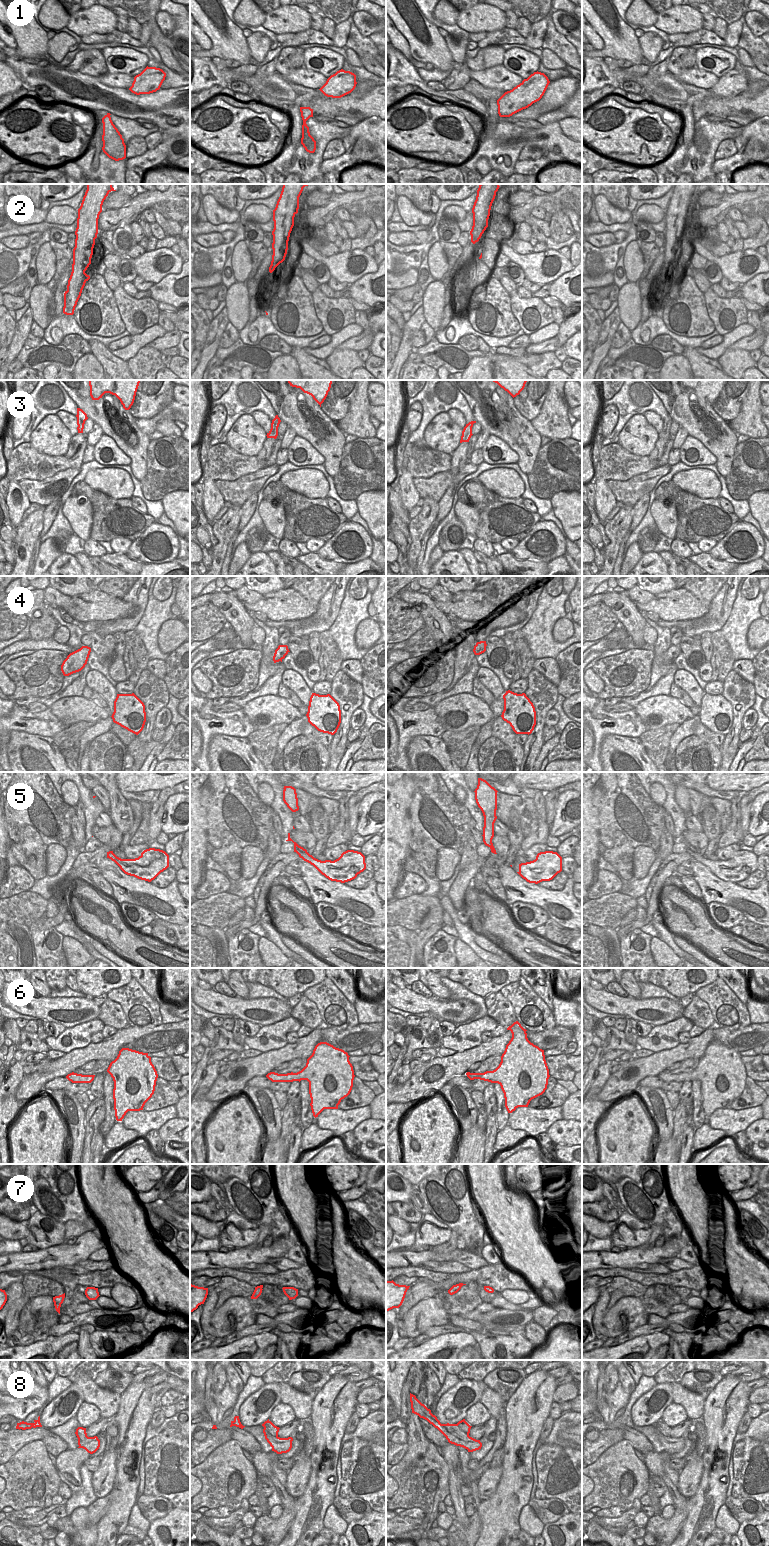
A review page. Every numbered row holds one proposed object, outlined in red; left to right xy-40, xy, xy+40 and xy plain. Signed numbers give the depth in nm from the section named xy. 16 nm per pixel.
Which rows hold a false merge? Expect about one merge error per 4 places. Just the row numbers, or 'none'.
1, 8

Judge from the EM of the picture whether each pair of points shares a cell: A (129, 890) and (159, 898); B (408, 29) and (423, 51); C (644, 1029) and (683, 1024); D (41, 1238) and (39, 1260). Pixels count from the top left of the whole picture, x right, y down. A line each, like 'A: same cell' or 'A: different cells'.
A: same cell
B: same cell
C: different cells
D: different cells

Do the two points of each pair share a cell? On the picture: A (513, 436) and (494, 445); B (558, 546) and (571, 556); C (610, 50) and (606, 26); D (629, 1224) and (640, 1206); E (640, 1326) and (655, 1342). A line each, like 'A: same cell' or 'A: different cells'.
A: different cells
B: different cells
C: same cell
D: different cells
E: different cells

